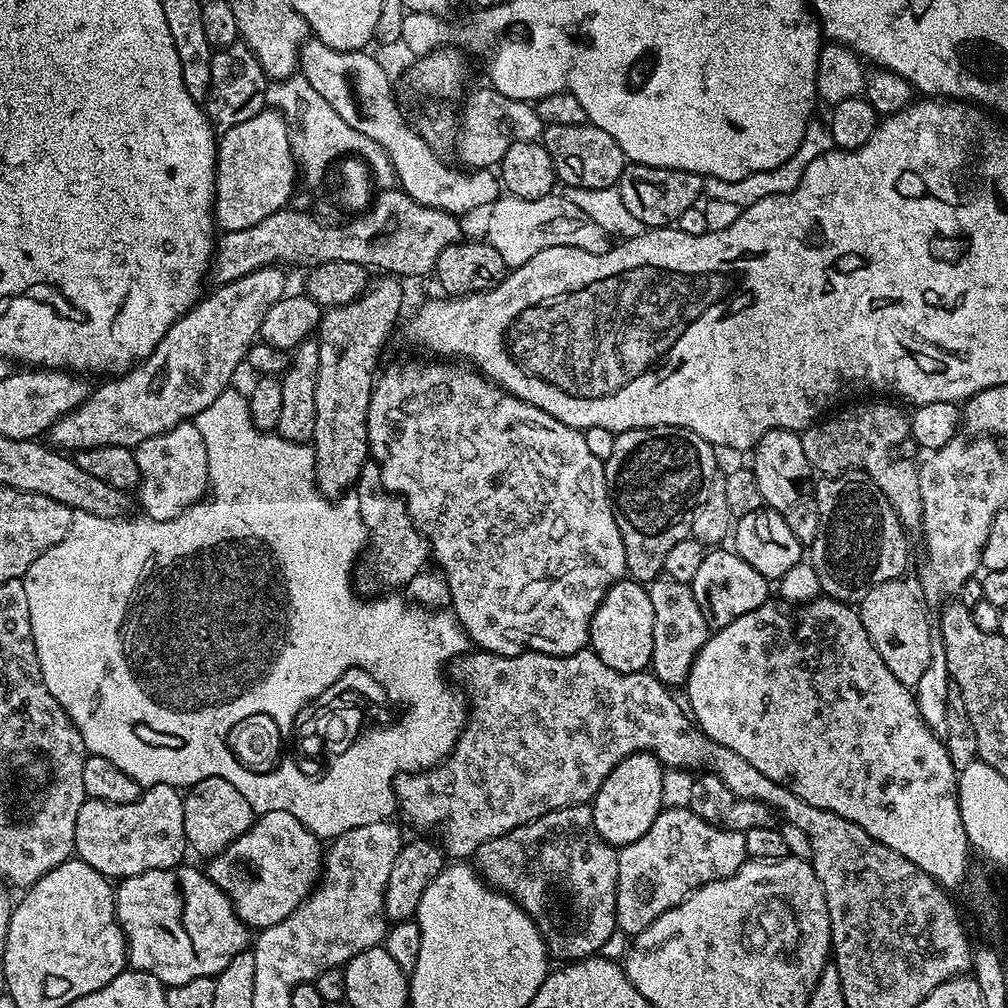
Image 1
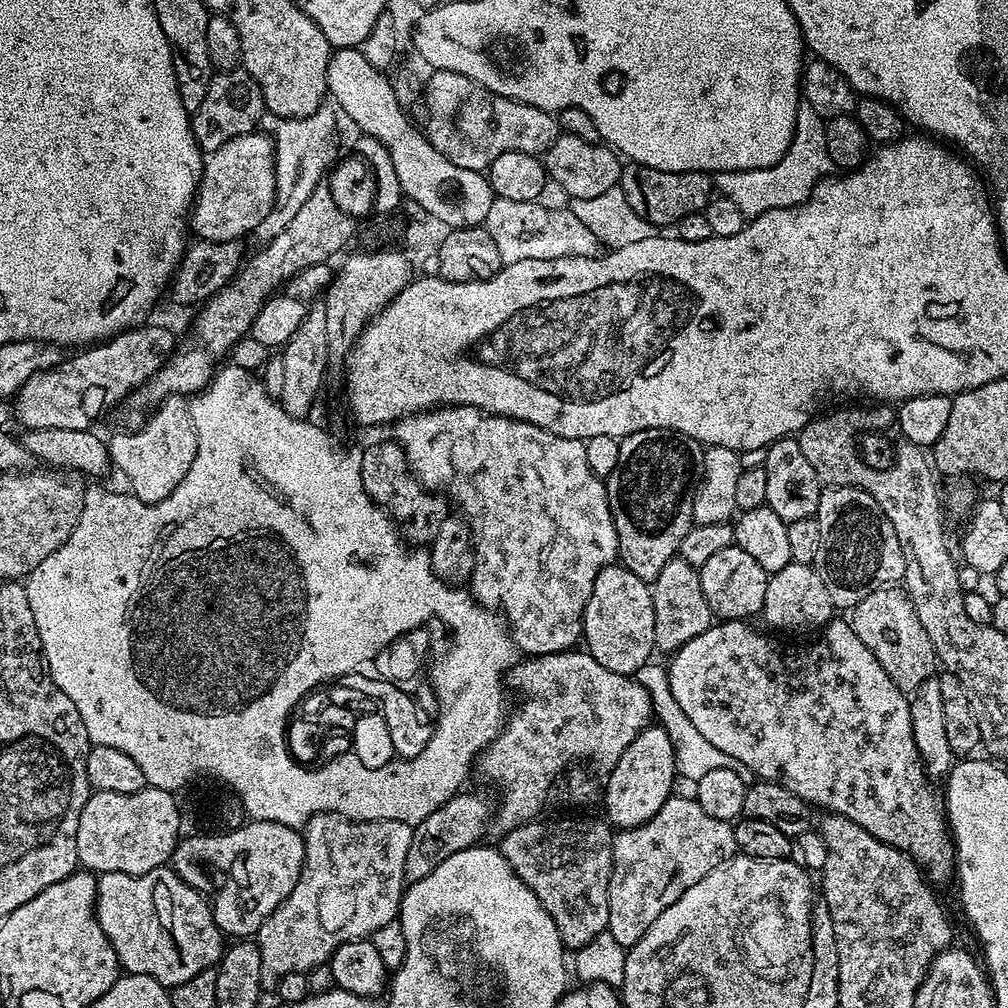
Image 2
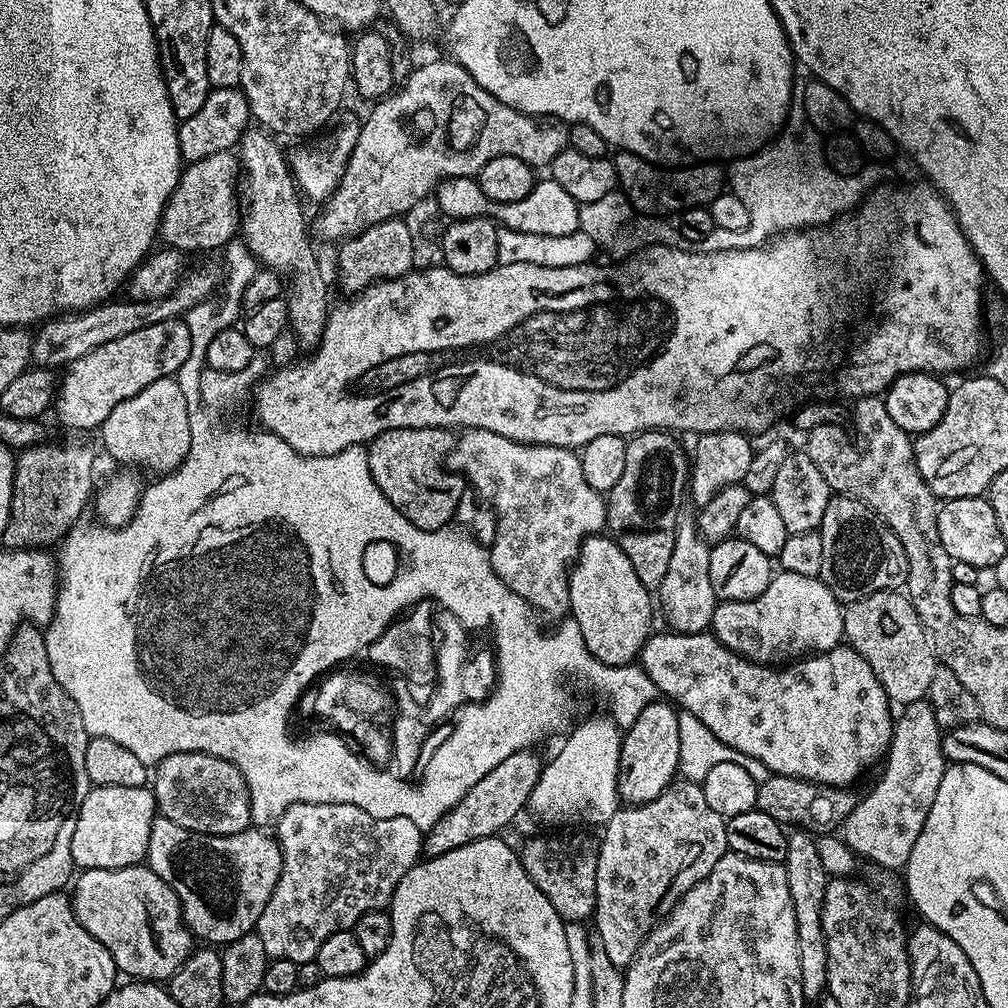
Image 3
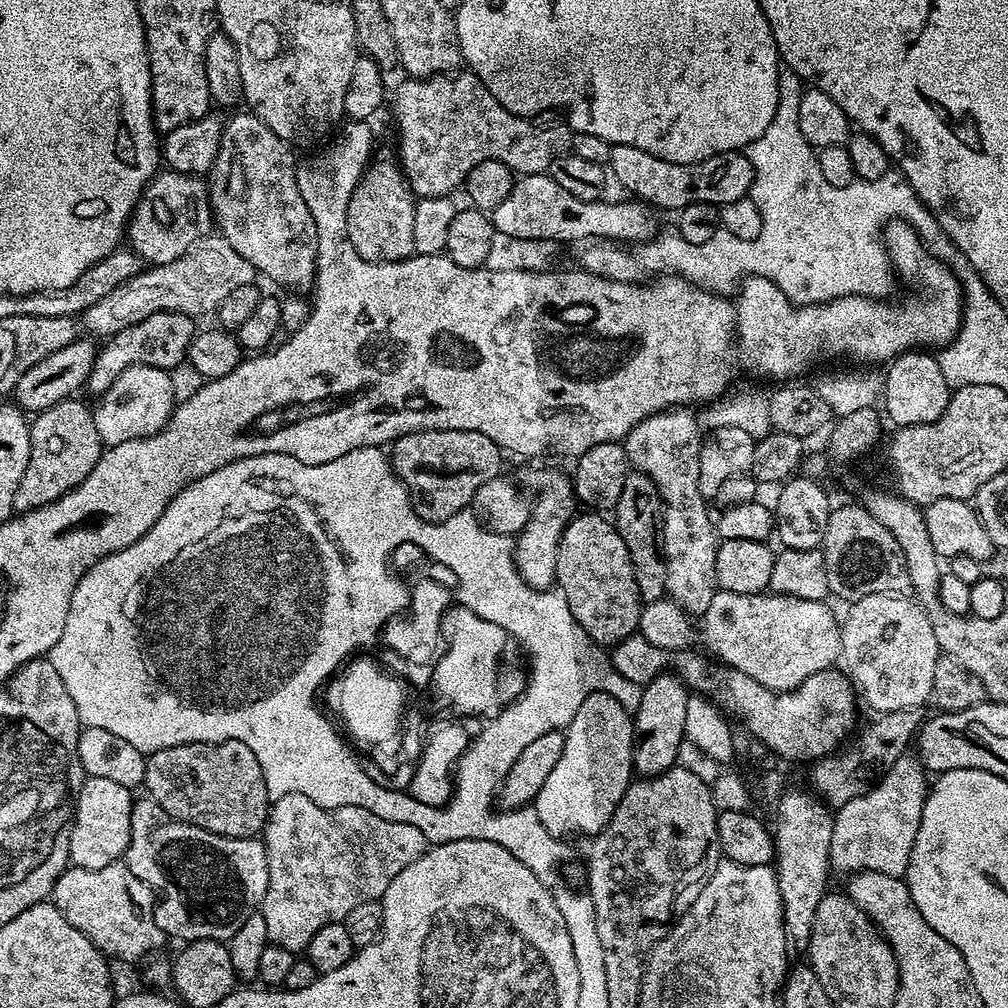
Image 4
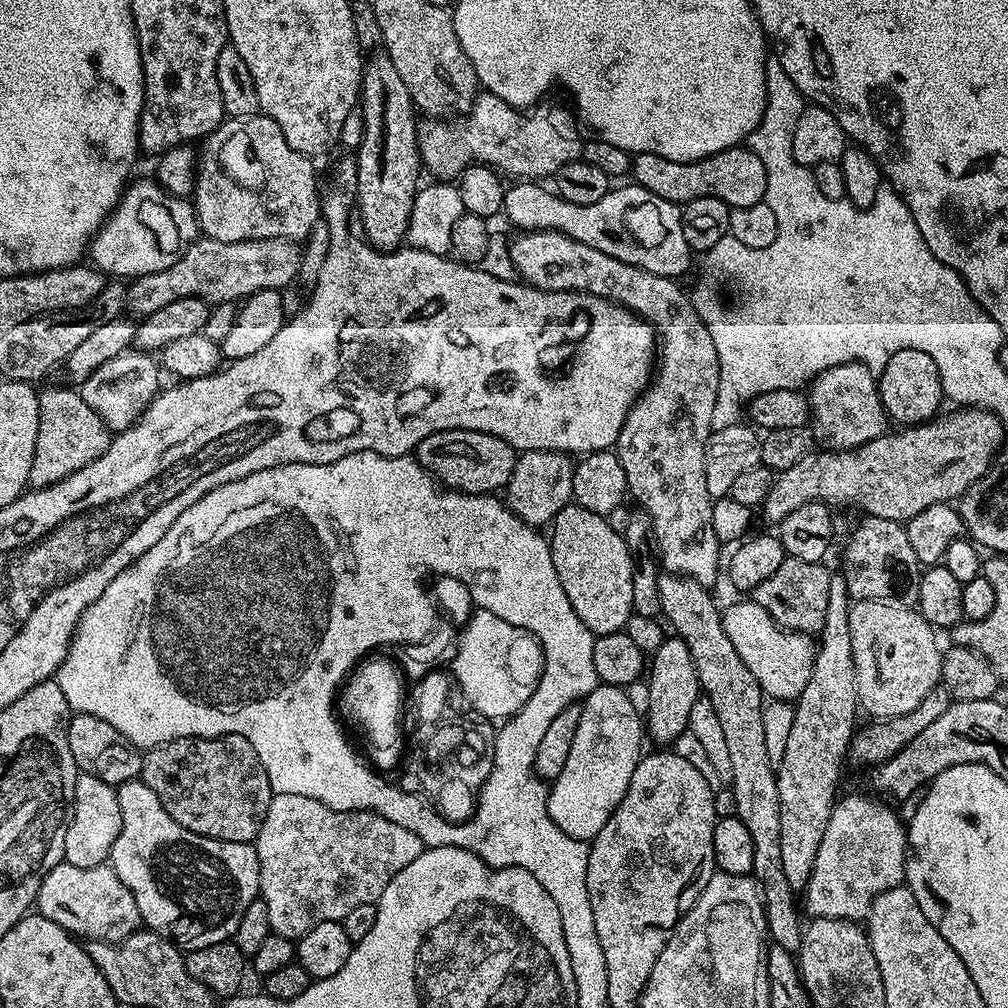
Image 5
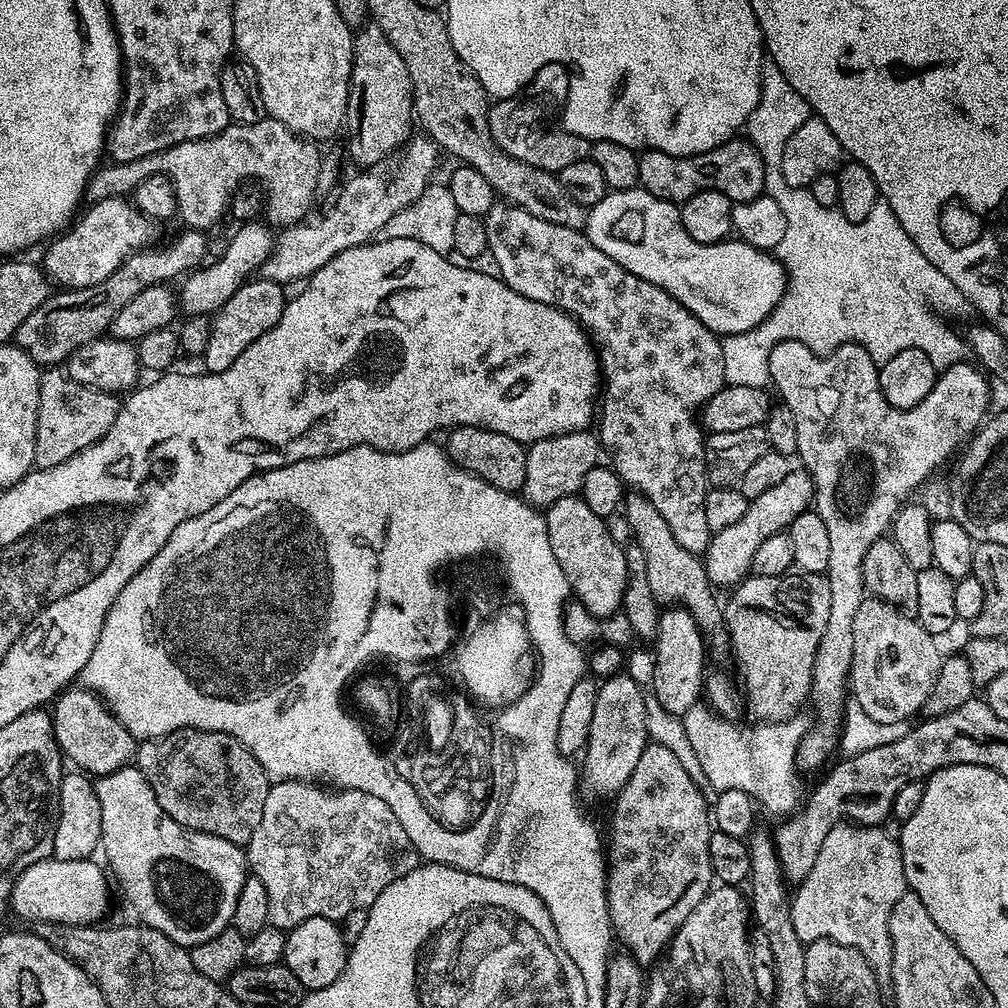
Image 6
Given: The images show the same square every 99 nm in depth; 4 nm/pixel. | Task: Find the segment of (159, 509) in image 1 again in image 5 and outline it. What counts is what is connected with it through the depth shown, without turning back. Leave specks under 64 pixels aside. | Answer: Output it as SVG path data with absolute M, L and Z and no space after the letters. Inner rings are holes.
M129 350L118 354L118 358L110 358L110 362L102 362L94 374L79 381L78 391L82 402L86 402L86 406L98 414L98 418L102 418L109 430L113 433L125 432L139 420L157 392L161 391L160 376L162 377L161 365L149 353Z

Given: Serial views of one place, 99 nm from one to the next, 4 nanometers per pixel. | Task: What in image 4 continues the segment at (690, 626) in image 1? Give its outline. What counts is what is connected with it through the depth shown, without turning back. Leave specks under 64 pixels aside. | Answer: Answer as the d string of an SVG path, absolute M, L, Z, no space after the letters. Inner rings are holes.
M687 407L674 408L666 412L656 412L650 418L638 422L630 430L622 443L628 451L629 465L635 471L647 474L655 482L664 503L664 526L662 547L666 562L666 586L668 596L692 618L700 618L709 609L710 600L718 591L716 583L716 559L718 558L718 537L714 516L708 513L709 501L705 500L702 490L698 490L698 458L702 443L702 424L691 416Z

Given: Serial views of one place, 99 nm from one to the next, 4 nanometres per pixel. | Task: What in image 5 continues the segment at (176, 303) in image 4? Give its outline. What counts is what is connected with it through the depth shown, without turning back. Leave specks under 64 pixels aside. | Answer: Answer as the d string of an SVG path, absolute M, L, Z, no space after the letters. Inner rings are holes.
M197 238L174 262L174 266L154 274L137 276L129 283L132 285L127 285L127 311L132 311L133 317L143 318L187 296L199 296L201 300L213 305L222 300L239 302L263 288L284 290L287 284L291 285L295 281L298 274L301 249L299 243L282 238L242 242Z

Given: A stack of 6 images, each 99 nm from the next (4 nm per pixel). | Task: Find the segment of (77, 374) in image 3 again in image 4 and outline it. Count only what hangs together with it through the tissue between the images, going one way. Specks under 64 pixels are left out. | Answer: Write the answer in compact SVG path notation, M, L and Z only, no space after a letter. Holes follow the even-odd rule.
M159 312L150 314L150 318L142 318L138 326L130 326L122 330L116 336L107 337L102 347L96 353L96 361L92 367L92 373L86 385L87 391L93 392L93 397L103 396L106 390L116 381L124 370L130 370L130 366L141 364L142 366L154 366L165 370L173 370L181 363L185 363L188 348L198 331L197 321L193 317L181 312Z

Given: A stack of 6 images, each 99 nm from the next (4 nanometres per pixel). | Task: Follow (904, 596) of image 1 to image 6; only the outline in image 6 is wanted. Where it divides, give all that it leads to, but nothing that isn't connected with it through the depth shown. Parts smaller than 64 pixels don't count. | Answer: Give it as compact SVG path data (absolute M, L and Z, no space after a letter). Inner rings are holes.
M865 598L854 618L854 662L850 696L874 722L903 724L923 709L934 682L938 682L942 651L915 618L899 612L885 600Z

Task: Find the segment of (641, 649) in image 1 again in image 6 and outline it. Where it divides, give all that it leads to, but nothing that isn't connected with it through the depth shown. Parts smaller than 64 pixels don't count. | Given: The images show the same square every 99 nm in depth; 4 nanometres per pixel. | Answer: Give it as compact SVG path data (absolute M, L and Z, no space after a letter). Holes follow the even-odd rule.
M579 494L558 498L558 502L549 504L544 521L550 538L550 550L554 550L554 558L558 558L562 574L566 574L571 595L596 617L619 613L624 607L628 571L625 549L622 544L620 548L619 542L612 537L608 529L609 521L594 514Z

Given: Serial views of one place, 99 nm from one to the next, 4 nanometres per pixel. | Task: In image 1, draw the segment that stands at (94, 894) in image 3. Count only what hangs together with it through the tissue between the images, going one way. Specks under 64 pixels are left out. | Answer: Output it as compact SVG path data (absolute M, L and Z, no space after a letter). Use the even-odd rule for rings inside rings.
M163 868L123 877L115 885L116 921L124 931L128 946L128 964L135 971L154 974L166 986L190 982L195 976L216 977L234 954L245 951L250 944L250 929L241 922L230 898L203 871L196 868Z

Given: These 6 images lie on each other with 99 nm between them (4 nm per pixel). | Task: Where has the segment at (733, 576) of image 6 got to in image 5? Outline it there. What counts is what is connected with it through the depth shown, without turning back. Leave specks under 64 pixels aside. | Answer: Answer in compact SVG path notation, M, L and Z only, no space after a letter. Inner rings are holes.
M960 406L952 411L956 412L950 413L949 416L941 415L939 418L933 418L923 424L904 426L896 430L900 432L889 430L885 432L884 435L874 438L873 440L867 440L867 442L860 445L859 448L854 448L847 452L834 452L831 450L819 450L820 452L812 452L812 450L805 451L804 456L798 458L798 462L794 462L794 466L790 466L790 470L779 473L779 475L773 479L772 488L766 494L766 498L762 505L762 513L764 512L765 518L772 523L772 526L776 526L779 525L780 521L786 518L786 514L798 510L798 506L806 506L810 502L818 500L820 503L829 506L837 506L836 504L857 504L862 510L861 513L869 516L907 522L914 519L918 514L922 514L922 510L926 510L926 506L946 504L955 501L957 498L964 495L964 491L967 490L971 484L978 482L978 478L982 478L988 473L989 465L995 460L997 452L1000 451L1002 445L1005 443L1004 428L1006 428L1006 424L1005 421L995 416L992 412L988 412L987 409L977 406Z

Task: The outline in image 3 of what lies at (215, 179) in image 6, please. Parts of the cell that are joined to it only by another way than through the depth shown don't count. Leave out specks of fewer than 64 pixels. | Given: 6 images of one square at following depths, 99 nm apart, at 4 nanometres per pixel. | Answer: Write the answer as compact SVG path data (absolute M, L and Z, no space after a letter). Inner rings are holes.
M256 126L249 127L240 137L238 159L242 173L242 239L263 267L272 268L286 278L290 329L301 349L315 350L326 330L330 311L328 284L320 273L320 264L312 249L310 224L304 221L304 208L300 205L302 196L288 168L288 157L285 149L280 149L275 142L267 131Z

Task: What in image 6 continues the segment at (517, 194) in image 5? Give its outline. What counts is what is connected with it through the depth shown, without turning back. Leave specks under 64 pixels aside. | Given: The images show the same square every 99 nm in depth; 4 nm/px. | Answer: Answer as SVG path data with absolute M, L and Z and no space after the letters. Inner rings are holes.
M639 186L617 192L609 190L602 202L588 208L588 221L582 231L606 258L614 258L614 262L630 270L630 274L666 290L666 294L682 302L702 326L721 338L754 330L776 309L788 288L788 273L771 251L755 248L739 238L719 240L717 244L694 242L694 238L686 234L686 226L682 226L679 207L669 200L654 198L654 194Z

